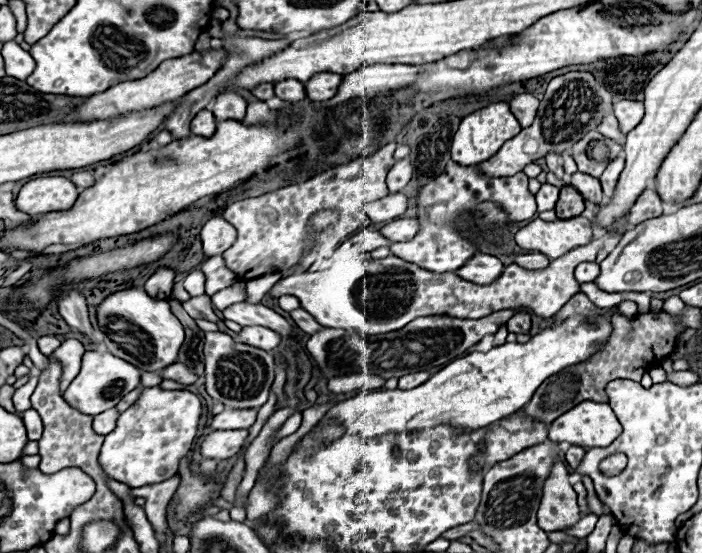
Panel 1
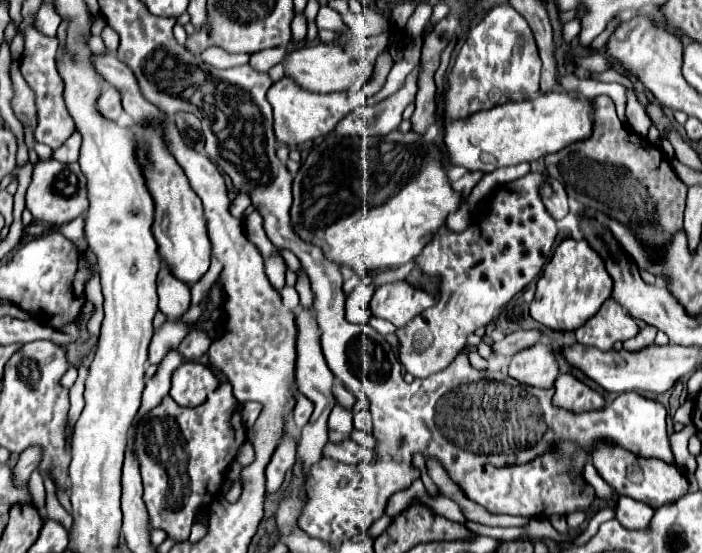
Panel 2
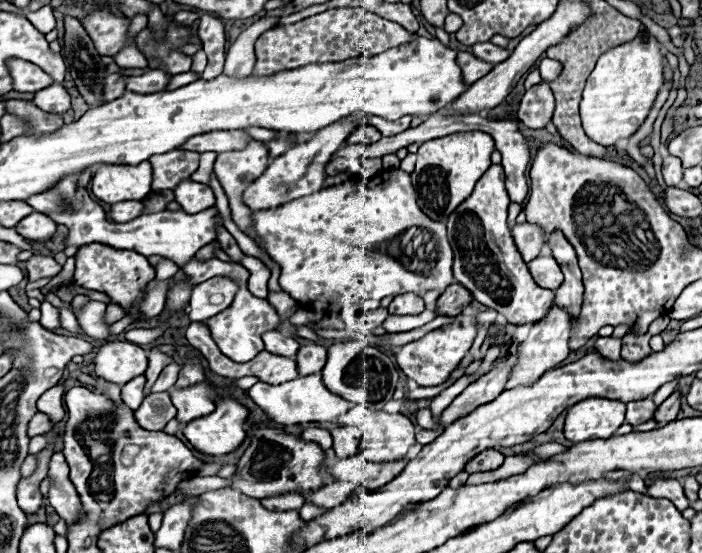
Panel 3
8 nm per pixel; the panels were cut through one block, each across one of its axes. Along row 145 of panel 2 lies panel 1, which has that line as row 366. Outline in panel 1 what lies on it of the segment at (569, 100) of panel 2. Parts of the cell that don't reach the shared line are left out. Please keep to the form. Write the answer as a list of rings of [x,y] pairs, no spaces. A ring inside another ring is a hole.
[[[618,306],[608,308],[606,312],[594,314],[592,318],[586,314],[572,314],[570,318],[566,318],[560,324],[550,324],[544,330],[540,330],[536,336],[532,336],[526,344],[520,342],[506,342],[502,346],[494,346],[488,352],[470,352],[454,362],[450,362],[448,366],[444,366],[442,370],[438,370],[432,378],[428,378],[424,384],[410,388],[410,390],[370,390],[370,392],[362,392],[350,400],[344,400],[340,404],[336,404],[334,408],[328,410],[326,418],[338,418],[340,424],[338,426],[328,426],[322,434],[320,434],[320,442],[318,444],[328,444],[328,440],[336,440],[336,436],[342,436],[344,432],[356,432],[360,436],[382,436],[384,432],[402,432],[404,428],[408,432],[412,430],[428,430],[434,428],[436,424],[450,424],[452,428],[460,430],[460,432],[474,432],[478,428],[484,428],[504,416],[514,414],[516,410],[520,410],[524,404],[528,404],[528,400],[532,398],[532,394],[536,392],[536,388],[554,372],[560,372],[568,366],[580,364],[588,358],[592,358],[594,354],[600,352],[600,346],[608,342],[610,334],[612,334],[612,316],[618,312]]]

